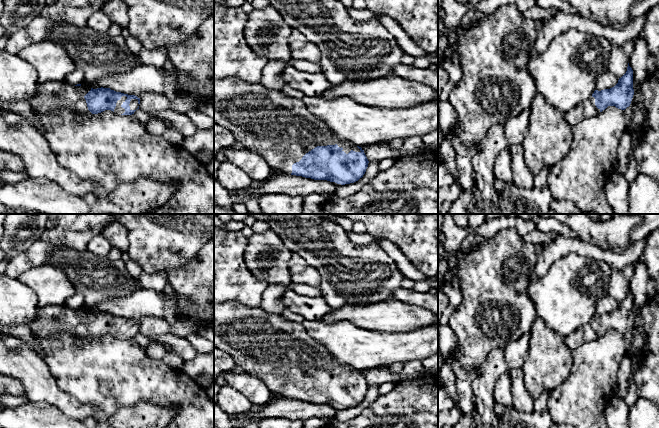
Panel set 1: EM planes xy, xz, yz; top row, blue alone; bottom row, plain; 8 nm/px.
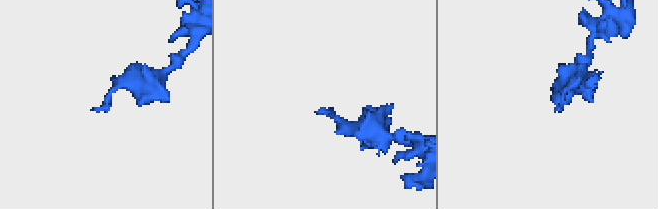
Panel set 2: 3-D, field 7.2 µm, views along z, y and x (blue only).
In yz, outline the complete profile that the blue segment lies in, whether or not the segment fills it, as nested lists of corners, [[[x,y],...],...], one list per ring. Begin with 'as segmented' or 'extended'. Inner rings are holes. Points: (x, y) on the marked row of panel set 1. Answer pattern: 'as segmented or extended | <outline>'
extended | [[[628,63],[626,73],[619,78],[614,87],[601,91],[595,90],[589,99],[563,113],[564,119],[574,127],[580,121],[594,117],[608,106],[625,110],[630,106],[633,95],[633,70]]]

